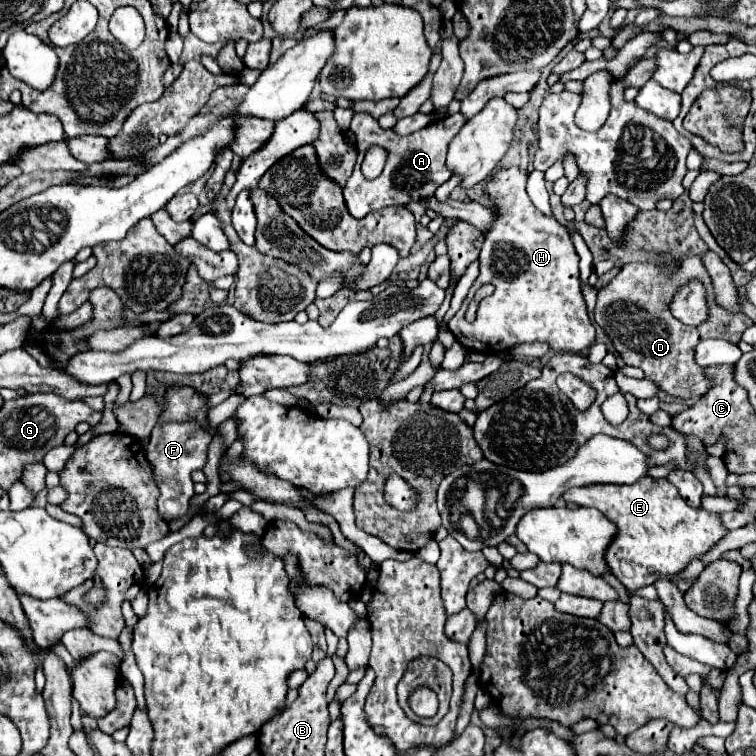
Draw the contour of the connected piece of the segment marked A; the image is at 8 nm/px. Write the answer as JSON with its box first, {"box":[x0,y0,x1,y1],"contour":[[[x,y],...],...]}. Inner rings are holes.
{"box":[344,112,466,218],"contour":[[[358,112],[350,124],[350,130],[358,138],[358,144],[356,144],[358,162],[354,166],[352,176],[348,178],[348,182],[344,186],[344,198],[346,198],[346,206],[348,206],[350,214],[354,218],[364,218],[364,214],[368,214],[372,210],[380,210],[384,206],[392,206],[392,204],[406,206],[414,200],[424,200],[424,198],[432,196],[434,190],[452,176],[452,172],[446,166],[446,148],[448,148],[450,140],[456,136],[456,132],[464,126],[464,122],[466,122],[464,114],[456,112],[452,116],[430,122],[426,128],[422,128],[418,132],[412,132],[408,136],[398,136],[390,130],[380,128],[378,120],[372,118],[368,112]],[[372,144],[384,146],[388,150],[388,160],[386,160],[384,172],[378,178],[366,180],[360,172],[360,164],[362,164],[366,148]]]}

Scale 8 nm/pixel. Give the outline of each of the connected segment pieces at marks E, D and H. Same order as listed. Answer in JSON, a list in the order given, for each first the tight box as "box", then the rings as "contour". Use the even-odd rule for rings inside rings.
[{"box":[562,476,726,592],"contour":[[[646,476],[630,486],[572,486],[572,490],[566,490],[562,498],[578,506],[592,506],[616,524],[616,538],[608,544],[604,560],[608,562],[610,572],[632,592],[654,584],[662,574],[674,576],[684,570],[690,558],[700,558],[726,534],[716,514],[688,506],[676,486],[666,478]]]},{"box":[594,256,752,400],"contour":[[[698,256],[684,258],[684,266],[678,266],[678,270],[680,272],[675,275],[662,275],[656,266],[644,262],[630,262],[622,266],[620,274],[598,290],[594,316],[628,366],[642,368],[646,378],[656,382],[670,396],[690,400],[700,398],[704,392],[708,392],[708,376],[704,374],[704,368],[700,368],[694,360],[696,344],[704,338],[724,338],[732,344],[738,344],[742,332],[752,326],[752,320],[744,314],[726,312],[714,302],[711,278],[702,268]],[[690,280],[700,280],[708,294],[708,320],[700,326],[680,324],[670,314],[668,306],[678,289]]]},{"box":[448,168,596,356],"contour":[[[508,168],[496,172],[488,182],[486,192],[492,196],[498,216],[480,250],[480,274],[448,328],[468,352],[484,356],[502,354],[526,342],[544,342],[554,352],[578,354],[596,342],[578,282],[578,254],[566,228],[534,208],[526,194],[526,178],[526,172]],[[484,284],[494,284],[496,290],[480,302],[478,316],[470,324],[464,320],[466,306]]]}]

